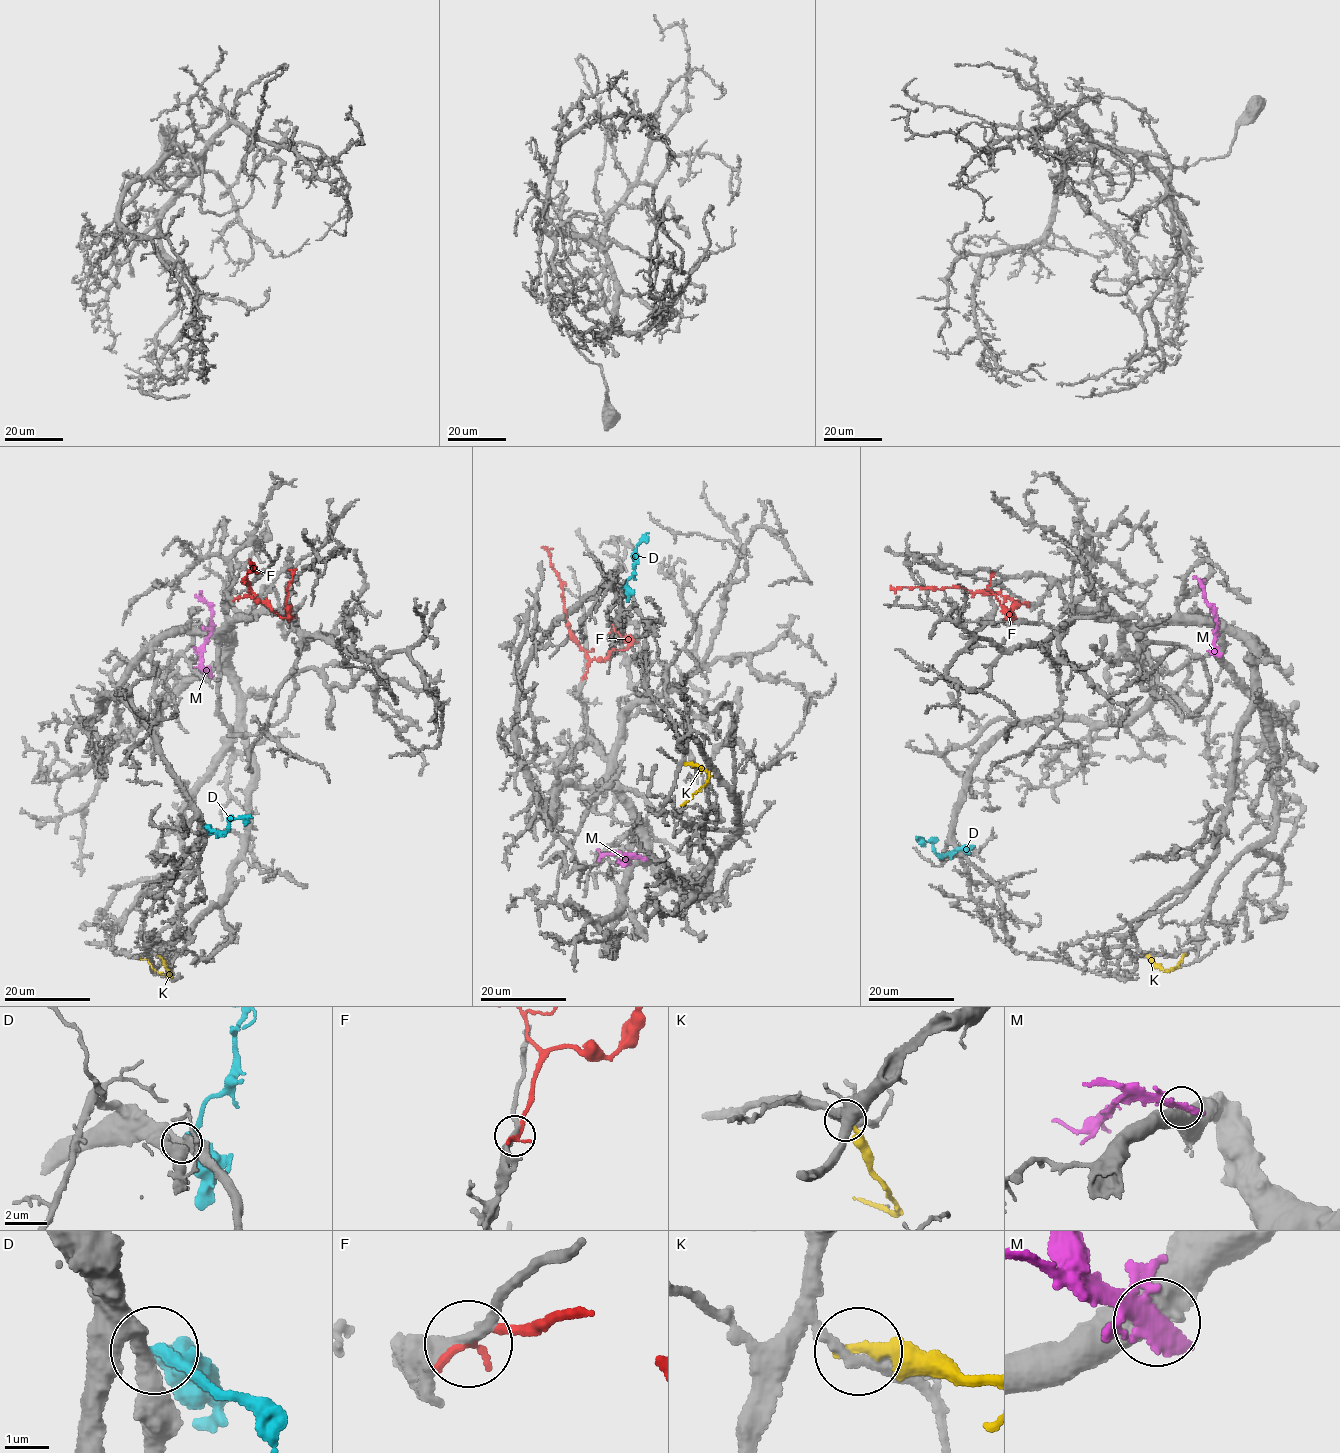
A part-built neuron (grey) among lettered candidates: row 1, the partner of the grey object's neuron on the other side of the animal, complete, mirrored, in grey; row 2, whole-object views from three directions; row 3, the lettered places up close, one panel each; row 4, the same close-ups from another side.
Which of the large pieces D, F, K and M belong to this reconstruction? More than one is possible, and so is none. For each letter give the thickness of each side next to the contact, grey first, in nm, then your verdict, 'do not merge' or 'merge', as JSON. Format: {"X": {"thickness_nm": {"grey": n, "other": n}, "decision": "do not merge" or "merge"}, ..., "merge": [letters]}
{"D": {"thickness_nm": {"grey": 400, "other": 240}, "decision": "do not merge"}, "F": {"thickness_nm": {"grey": 260, "other": 280}, "decision": "do not merge"}, "K": {"thickness_nm": {"grey": 320, "other": 320}, "decision": "do not merge"}, "M": {"thickness_nm": {"grey": 600, "other": 360}, "decision": "do not merge"}, "merge": []}

